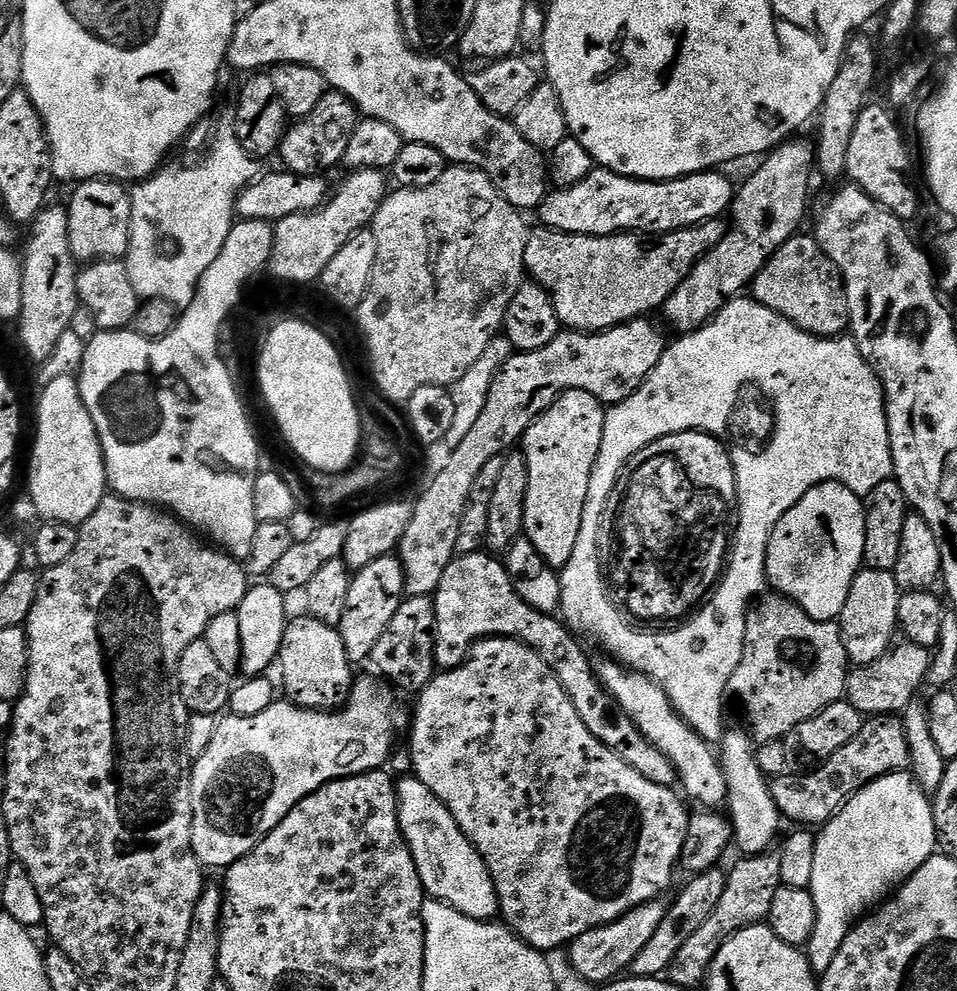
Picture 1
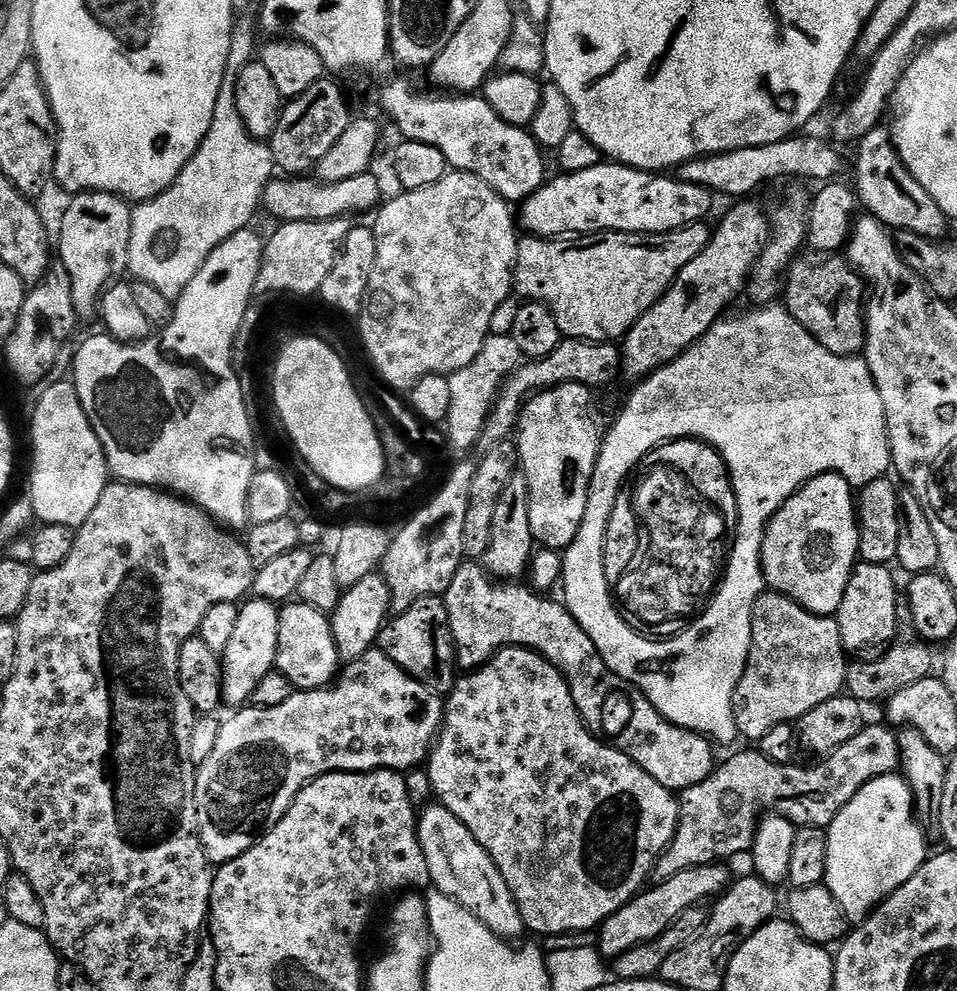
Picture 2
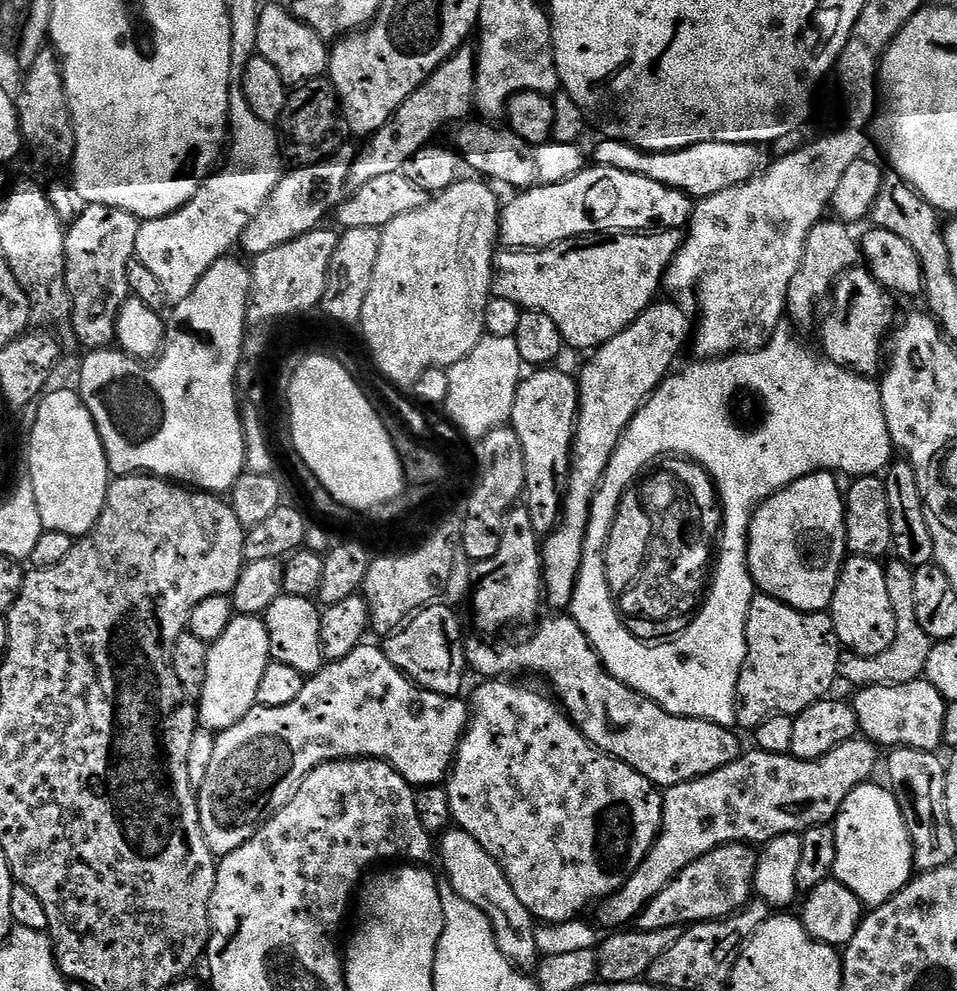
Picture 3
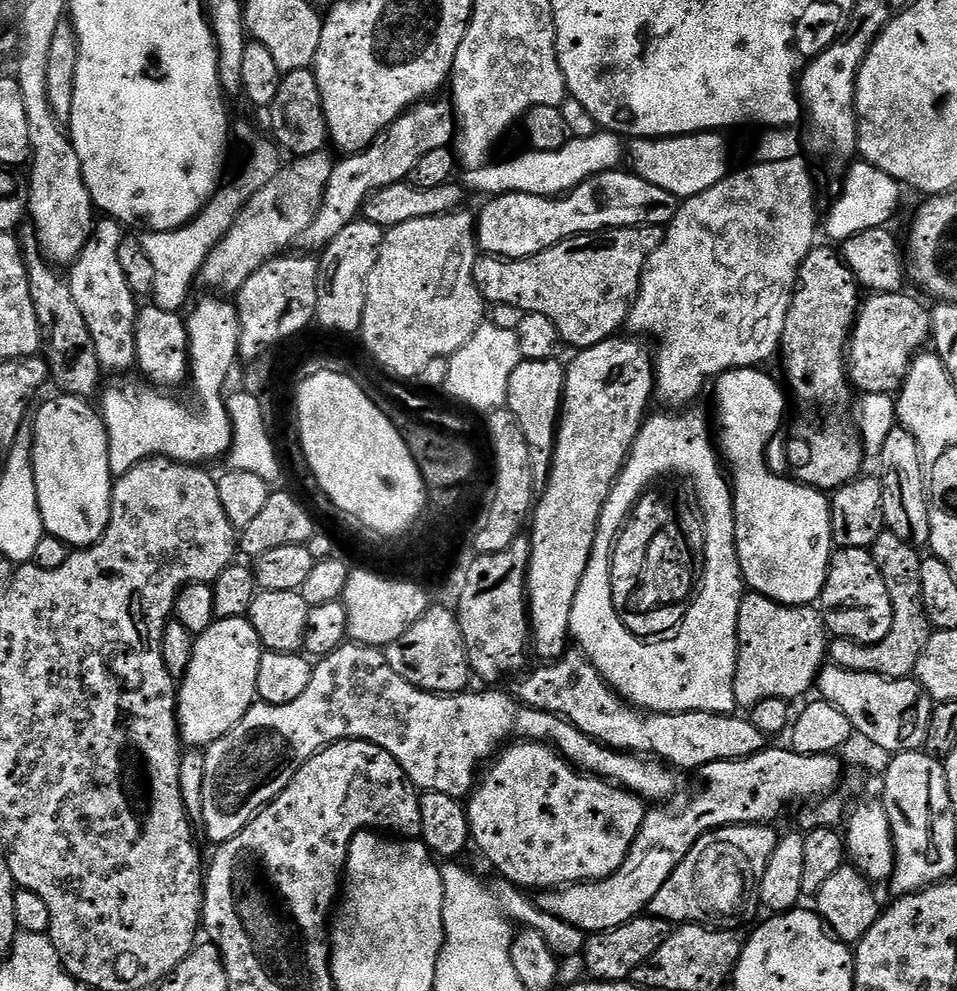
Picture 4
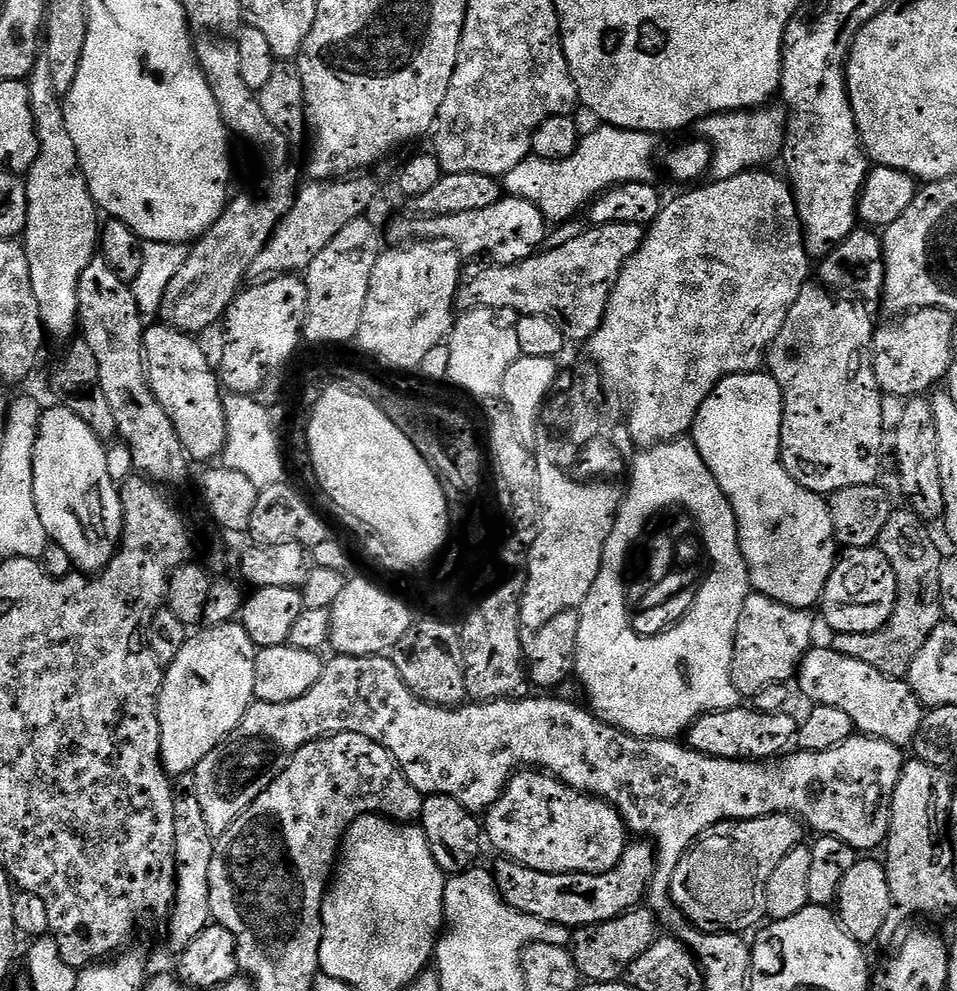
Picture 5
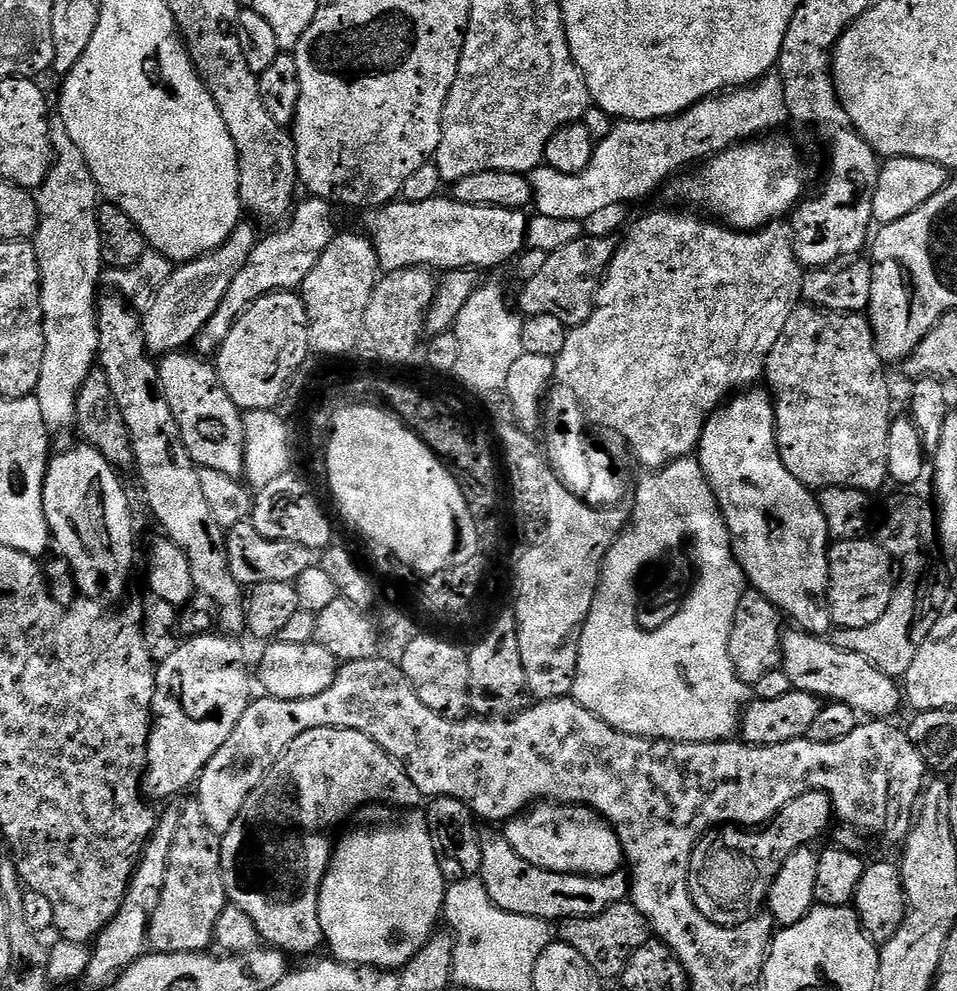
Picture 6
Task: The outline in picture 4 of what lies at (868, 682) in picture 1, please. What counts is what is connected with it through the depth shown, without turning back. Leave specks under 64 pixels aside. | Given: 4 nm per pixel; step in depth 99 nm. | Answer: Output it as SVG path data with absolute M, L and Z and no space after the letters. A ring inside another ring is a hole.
M885 530L877 538L870 549L876 559L878 570L886 582L886 590L890 590L892 603L892 625L890 634L877 644L859 644L841 636L829 643L827 659L833 664L842 666L842 670L854 670L862 674L878 674L887 680L906 680L915 673L918 658L922 658L922 650L926 650L928 637L934 629L928 623L928 615L922 602L922 574L920 573L921 553L915 547L902 542L898 534Z

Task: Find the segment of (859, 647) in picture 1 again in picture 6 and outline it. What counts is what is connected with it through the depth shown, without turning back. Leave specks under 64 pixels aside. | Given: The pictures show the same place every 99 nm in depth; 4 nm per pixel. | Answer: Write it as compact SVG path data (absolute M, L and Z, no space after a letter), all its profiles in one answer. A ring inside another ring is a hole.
M875 539L838 540L828 549L828 605L836 628L865 628L890 606L894 560Z

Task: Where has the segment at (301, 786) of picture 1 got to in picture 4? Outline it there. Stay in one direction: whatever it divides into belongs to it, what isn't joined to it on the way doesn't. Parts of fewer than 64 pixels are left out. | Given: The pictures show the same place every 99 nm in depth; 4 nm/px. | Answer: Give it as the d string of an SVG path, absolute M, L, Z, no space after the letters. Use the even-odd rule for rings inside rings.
M345 642L313 667L310 686L306 686L306 690L302 690L302 694L298 694L294 702L257 702L244 715L242 722L238 722L238 726L234 726L222 738L208 745L204 752L206 770L202 778L202 831L208 835L212 846L230 842L230 838L237 836L271 800L278 798L278 794L282 794L282 790L290 786L294 774L302 770L302 766L311 756L339 740L374 742L374 746L382 746L382 750L394 757L417 789L424 792L449 792L457 798L467 797L471 793L482 765L491 761L513 738L550 742L551 747L573 768L598 776L601 780L611 780L645 802L672 802L680 792L681 773L655 758L645 758L606 746L590 738L590 734L584 734L582 730L578 730L578 726L561 716L528 708L515 695L507 696L504 692L496 692L500 690L472 691L465 690L455 694L423 692L406 682L406 678L398 678L398 674L390 670L390 662L386 662L381 649Z

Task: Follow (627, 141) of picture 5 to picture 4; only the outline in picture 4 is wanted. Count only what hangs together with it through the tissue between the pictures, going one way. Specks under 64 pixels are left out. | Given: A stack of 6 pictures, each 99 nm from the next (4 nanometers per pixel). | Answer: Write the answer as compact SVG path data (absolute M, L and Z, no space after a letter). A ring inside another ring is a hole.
M598 130L592 136L569 139L568 143L553 152L524 150L521 156L516 156L513 160L504 160L501 164L489 162L481 168L467 169L463 173L465 176L462 184L469 193L485 192L485 197L488 198L503 196L506 192L558 197L592 176L619 169L620 158L622 162L621 137L614 132Z

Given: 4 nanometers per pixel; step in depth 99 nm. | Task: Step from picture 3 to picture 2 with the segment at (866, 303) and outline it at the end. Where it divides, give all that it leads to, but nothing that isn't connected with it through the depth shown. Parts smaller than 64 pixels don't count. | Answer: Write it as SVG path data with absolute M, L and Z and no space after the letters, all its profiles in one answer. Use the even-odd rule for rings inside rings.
M836 254L823 264L823 259L811 255L797 255L789 266L782 284L782 304L830 354L835 356L860 356L864 351L864 317L866 315L866 285L864 277L848 263L843 255Z

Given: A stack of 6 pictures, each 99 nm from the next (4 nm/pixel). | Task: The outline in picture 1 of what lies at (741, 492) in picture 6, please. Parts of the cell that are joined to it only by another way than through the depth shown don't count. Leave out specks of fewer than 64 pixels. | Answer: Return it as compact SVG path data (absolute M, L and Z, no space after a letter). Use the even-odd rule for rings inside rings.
M844 484L814 486L774 526L766 550L767 583L815 620L839 621L850 586L864 563L865 501Z

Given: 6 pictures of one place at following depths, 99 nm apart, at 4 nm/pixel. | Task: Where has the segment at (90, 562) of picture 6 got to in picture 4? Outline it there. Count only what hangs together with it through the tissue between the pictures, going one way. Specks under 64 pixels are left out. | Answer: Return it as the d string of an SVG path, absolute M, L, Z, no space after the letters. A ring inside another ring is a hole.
M56 394L40 409L37 407L32 434L32 469L38 490L38 510L47 535L66 542L69 549L83 550L96 544L108 529L112 517L112 485L114 477L108 457L108 431L104 418L87 399Z

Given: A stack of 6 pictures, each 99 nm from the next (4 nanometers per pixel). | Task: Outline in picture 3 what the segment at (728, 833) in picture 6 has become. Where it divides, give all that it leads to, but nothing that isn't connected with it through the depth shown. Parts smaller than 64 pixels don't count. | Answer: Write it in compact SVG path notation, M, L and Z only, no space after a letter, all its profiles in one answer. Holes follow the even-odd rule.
M723 844L710 850L710 854L702 854L702 858L690 862L682 874L668 883L662 894L658 894L641 910L634 921L635 927L641 932L666 930L736 915L753 899L752 883L757 859L757 853L746 844Z

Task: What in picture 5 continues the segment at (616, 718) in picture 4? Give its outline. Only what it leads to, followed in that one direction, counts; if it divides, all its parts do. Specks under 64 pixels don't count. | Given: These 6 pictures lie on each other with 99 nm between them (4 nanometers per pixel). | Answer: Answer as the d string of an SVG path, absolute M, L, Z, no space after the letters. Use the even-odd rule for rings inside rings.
M737 706L721 712L707 712L686 730L687 747L713 758L727 760L770 760L787 753L793 747L798 727L797 717L785 710L766 714L751 706Z

